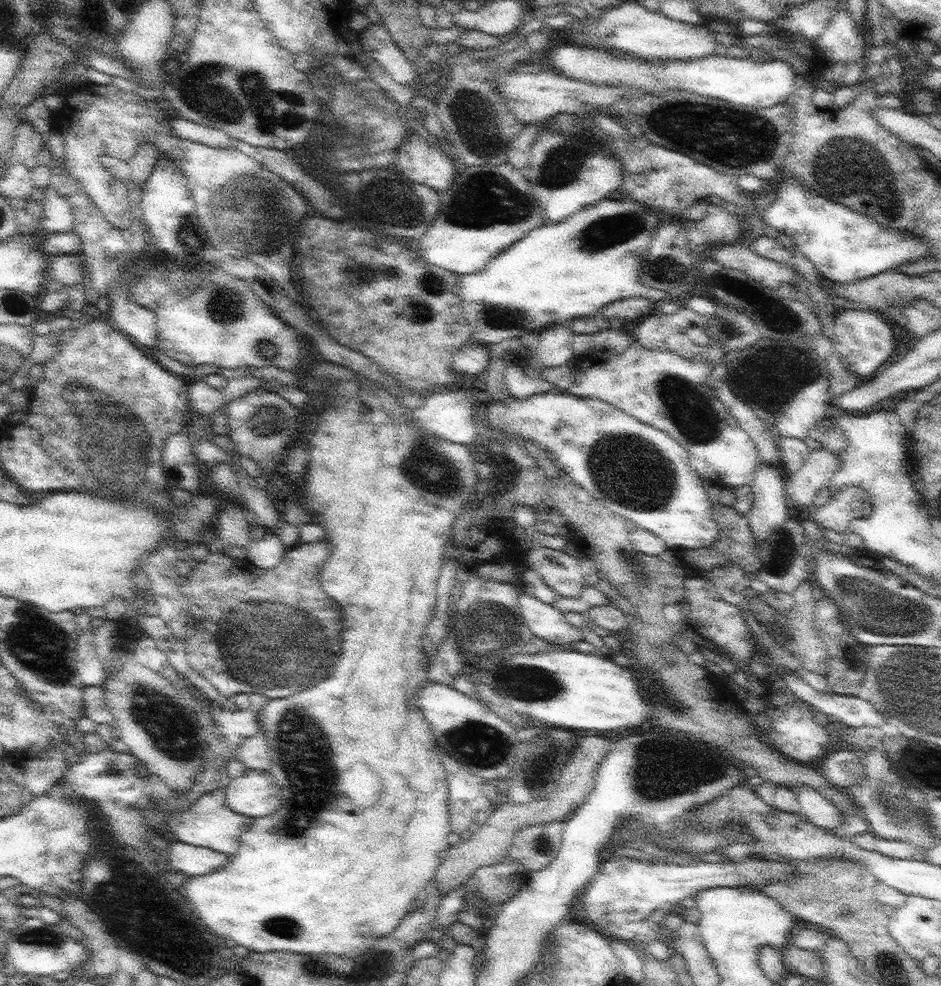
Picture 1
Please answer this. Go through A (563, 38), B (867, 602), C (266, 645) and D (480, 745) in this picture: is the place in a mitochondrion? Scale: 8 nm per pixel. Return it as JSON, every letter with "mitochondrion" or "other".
{"A":"other","B":"mitochondrion","C":"mitochondrion","D":"mitochondrion"}

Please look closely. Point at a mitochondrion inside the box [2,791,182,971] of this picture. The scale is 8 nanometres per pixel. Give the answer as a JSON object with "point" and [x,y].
{"point":[35,935]}

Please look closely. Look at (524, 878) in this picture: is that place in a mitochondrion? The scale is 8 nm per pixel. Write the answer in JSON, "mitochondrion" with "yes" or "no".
{"mitochondrion":"no"}

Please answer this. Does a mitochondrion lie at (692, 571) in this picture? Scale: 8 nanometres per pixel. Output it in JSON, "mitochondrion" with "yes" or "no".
{"mitochondrion":"no"}

